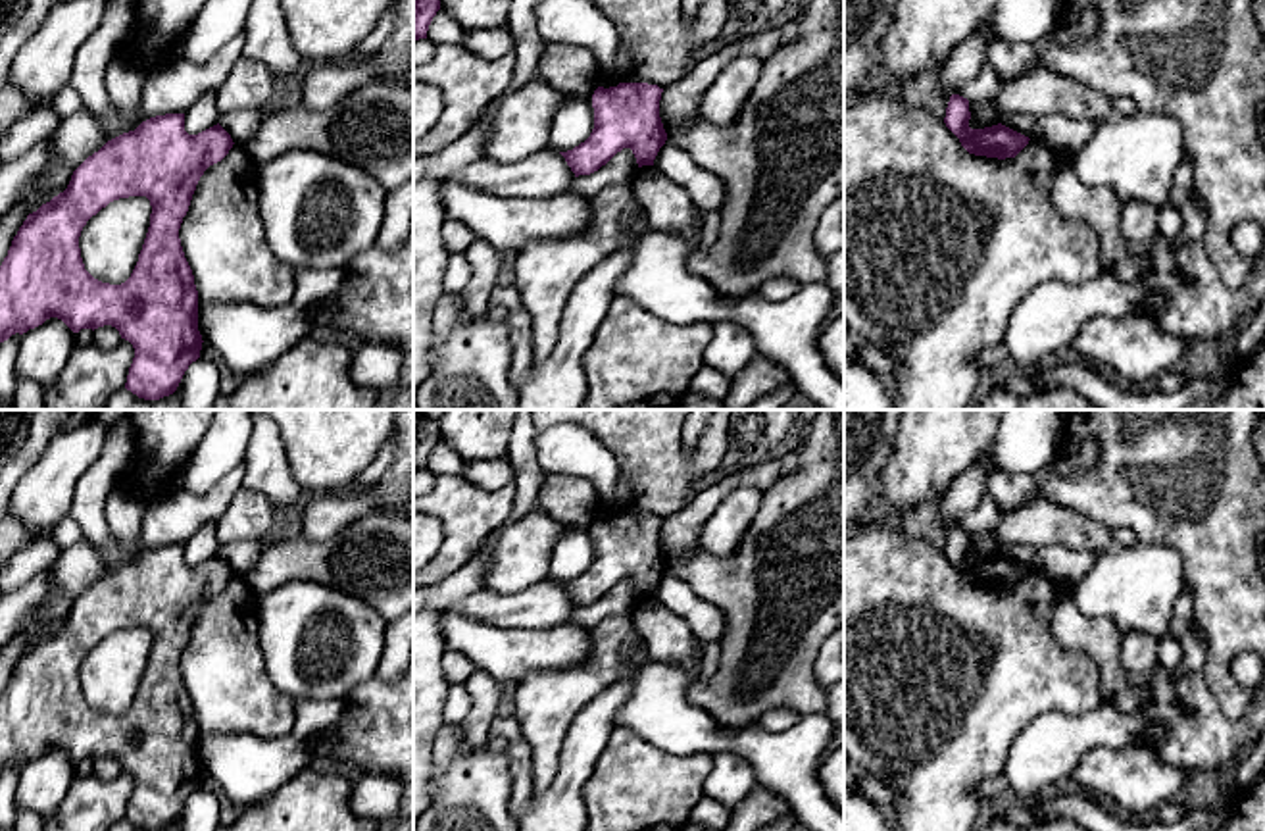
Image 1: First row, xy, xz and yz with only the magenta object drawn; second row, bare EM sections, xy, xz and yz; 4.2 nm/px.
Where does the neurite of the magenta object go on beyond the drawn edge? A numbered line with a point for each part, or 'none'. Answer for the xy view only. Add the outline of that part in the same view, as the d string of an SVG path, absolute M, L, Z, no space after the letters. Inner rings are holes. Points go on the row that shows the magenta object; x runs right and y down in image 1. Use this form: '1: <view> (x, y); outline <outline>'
none

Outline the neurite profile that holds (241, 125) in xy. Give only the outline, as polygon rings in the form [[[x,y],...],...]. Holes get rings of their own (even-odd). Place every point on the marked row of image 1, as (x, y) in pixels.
[[[240,110],[221,113],[219,125],[231,135],[233,142],[242,146],[260,129],[263,117],[273,110]]]

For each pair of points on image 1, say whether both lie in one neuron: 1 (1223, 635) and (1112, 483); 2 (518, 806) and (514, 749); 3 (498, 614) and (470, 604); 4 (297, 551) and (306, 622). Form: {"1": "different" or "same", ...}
{"1": "same", "2": "same", "3": "same", "4": "different"}

